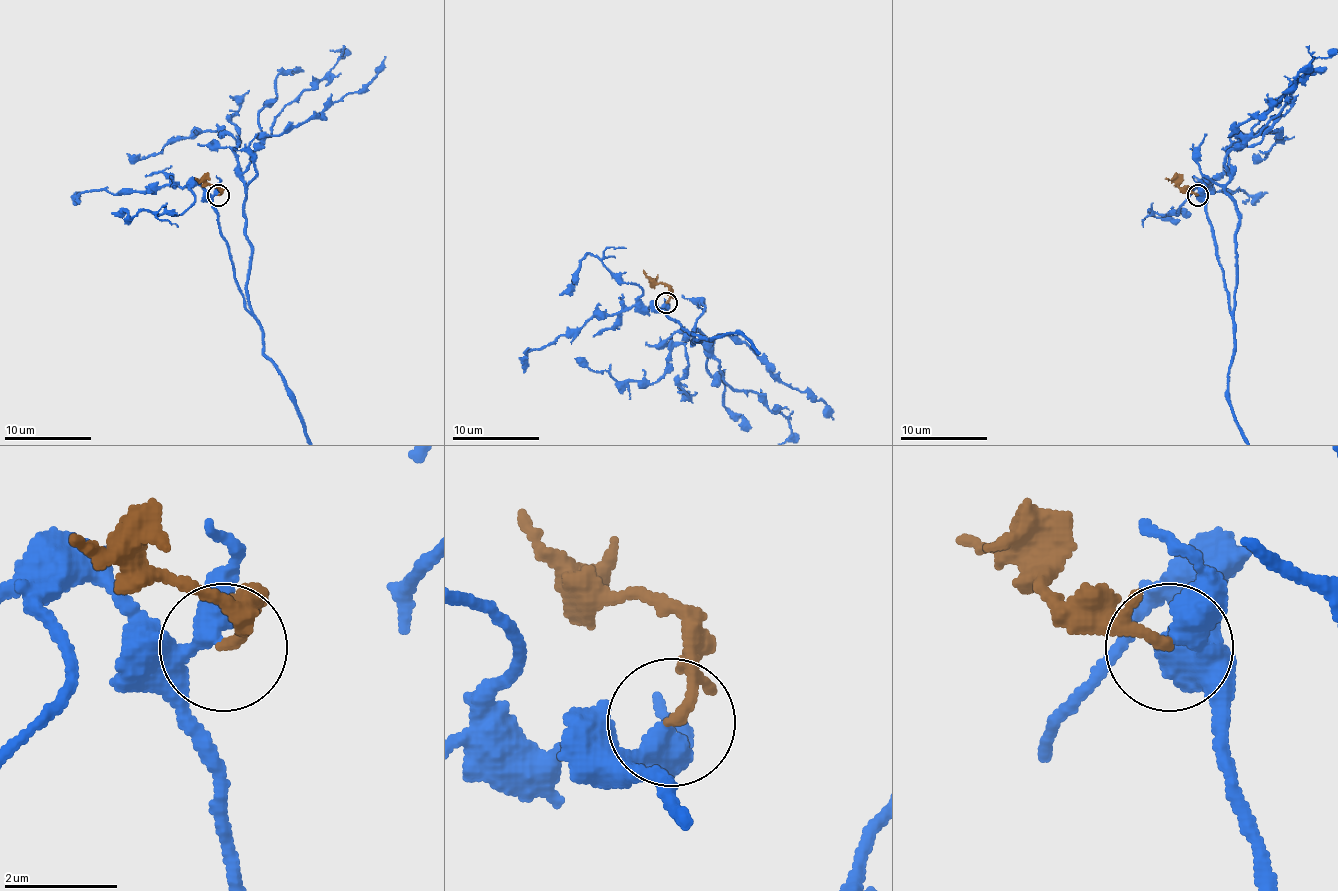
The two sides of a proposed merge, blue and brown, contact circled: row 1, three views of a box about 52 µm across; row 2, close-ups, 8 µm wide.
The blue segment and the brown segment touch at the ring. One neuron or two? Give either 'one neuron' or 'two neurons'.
one neuron

